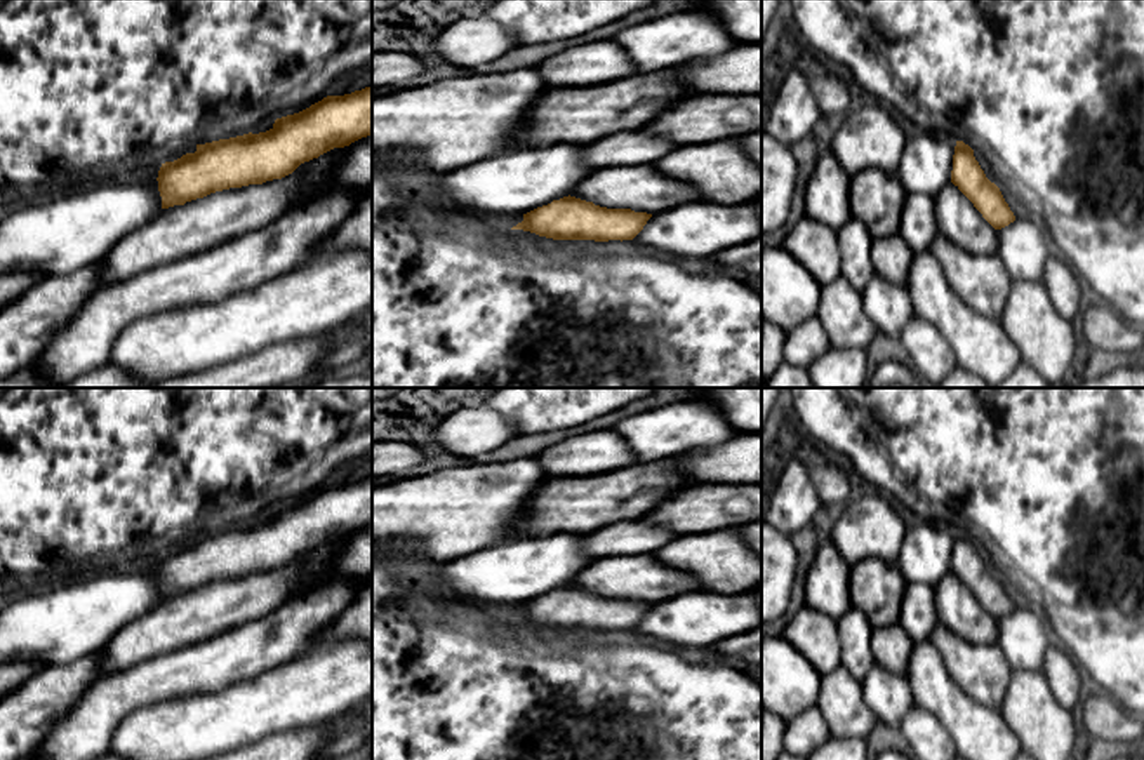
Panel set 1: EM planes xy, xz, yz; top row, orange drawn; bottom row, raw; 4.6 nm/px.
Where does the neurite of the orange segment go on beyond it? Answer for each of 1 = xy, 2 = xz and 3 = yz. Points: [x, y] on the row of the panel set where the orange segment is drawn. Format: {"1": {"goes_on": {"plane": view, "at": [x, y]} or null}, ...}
{"1": {"goes_on": null}, "2": {"goes_on": null}, "3": {"goes_on": null}}

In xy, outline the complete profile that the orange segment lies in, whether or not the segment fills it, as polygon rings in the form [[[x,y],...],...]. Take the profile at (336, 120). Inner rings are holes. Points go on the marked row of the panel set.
[[[372,85],[327,96],[299,113],[276,118],[266,132],[196,144],[195,153],[162,163],[156,177],[162,209],[282,179],[301,163],[370,134]]]

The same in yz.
[[[956,141],[954,146],[951,183],[974,203],[994,230],[1001,230],[1015,221],[1000,188],[986,177],[974,157],[974,150],[963,141]]]

